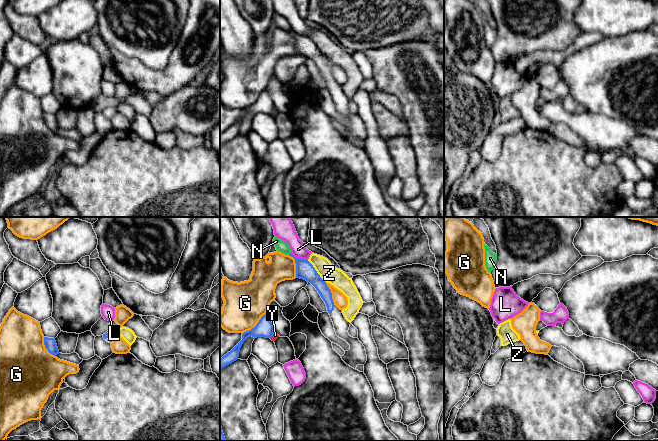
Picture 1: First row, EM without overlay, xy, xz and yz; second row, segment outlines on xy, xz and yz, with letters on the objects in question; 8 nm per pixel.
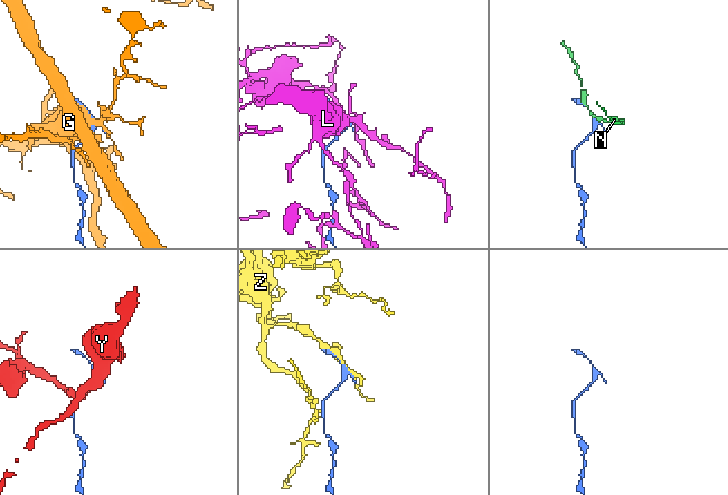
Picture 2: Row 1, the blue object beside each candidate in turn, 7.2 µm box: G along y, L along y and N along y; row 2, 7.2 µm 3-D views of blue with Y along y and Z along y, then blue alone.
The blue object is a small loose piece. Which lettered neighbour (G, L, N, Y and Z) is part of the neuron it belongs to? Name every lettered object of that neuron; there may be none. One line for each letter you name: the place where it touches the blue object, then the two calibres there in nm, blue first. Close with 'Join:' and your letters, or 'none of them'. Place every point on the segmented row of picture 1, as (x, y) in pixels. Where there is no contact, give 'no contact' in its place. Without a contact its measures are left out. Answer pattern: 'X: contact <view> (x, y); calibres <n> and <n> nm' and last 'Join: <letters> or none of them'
Join: none of them

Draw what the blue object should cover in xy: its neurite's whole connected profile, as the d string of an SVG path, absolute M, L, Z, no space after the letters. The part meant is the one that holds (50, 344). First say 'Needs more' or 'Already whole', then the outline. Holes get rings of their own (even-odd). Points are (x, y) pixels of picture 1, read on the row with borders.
Already whole. M44 337L44 345L50 354L54 356L59 354L59 350L54 338Z

